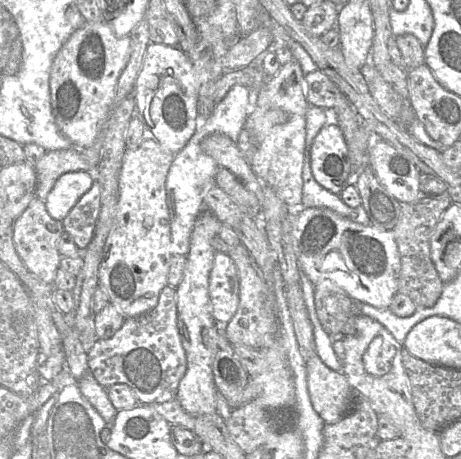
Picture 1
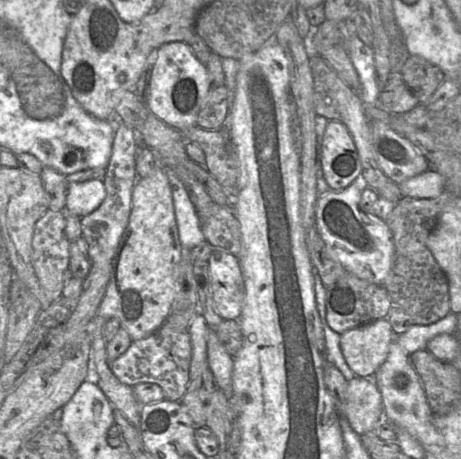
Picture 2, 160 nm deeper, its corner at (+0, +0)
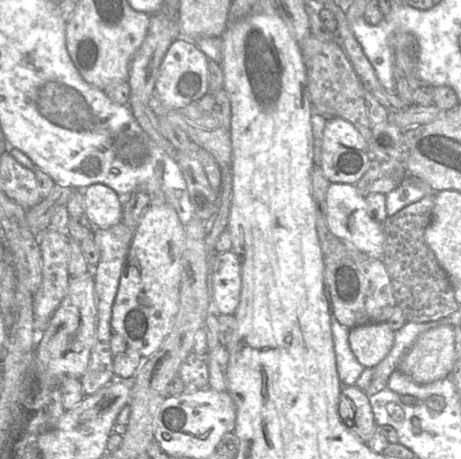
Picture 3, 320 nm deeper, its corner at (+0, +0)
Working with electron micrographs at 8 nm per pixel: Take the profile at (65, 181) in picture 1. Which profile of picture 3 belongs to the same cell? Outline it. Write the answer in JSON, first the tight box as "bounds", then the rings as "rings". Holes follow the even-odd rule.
{"bounds":[83,184,122,229],"rings":[[[92,184],[83,190],[84,213],[94,227],[108,229],[122,220],[120,195],[104,184]]]}

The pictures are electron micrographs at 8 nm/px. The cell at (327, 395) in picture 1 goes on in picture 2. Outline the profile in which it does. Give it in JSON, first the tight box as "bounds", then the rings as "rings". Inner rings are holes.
{"bounds":[344,376,384,435],"rings":[[[359,376],[348,381],[344,416],[358,435],[368,433],[384,419],[382,396],[374,381]]]}

